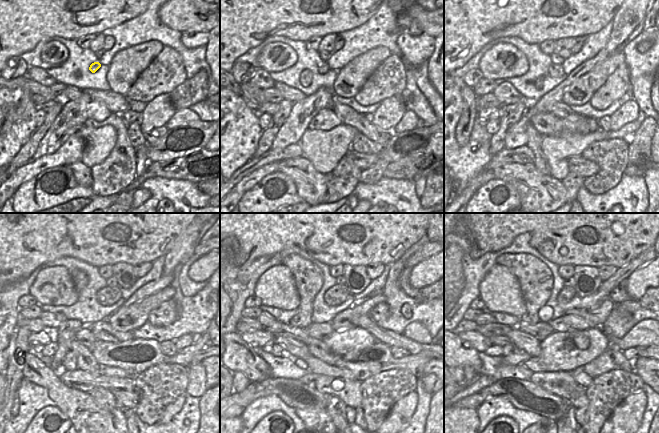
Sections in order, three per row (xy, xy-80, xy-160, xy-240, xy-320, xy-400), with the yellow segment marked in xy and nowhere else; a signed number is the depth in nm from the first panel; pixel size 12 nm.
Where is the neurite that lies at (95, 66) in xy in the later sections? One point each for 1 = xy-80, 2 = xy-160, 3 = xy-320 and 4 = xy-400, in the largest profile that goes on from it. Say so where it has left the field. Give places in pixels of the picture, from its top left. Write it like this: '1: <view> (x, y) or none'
1: xy-80 (324, 68)
2: xy-160 (555, 71)
3: xy-320 (336, 294)
4: xy-400 (567, 293)

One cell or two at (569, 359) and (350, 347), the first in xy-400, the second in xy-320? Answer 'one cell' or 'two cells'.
one cell

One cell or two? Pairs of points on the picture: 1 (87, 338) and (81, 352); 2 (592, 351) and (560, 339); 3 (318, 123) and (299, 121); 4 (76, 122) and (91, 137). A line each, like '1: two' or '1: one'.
1: two
2: one
3: two
4: two

